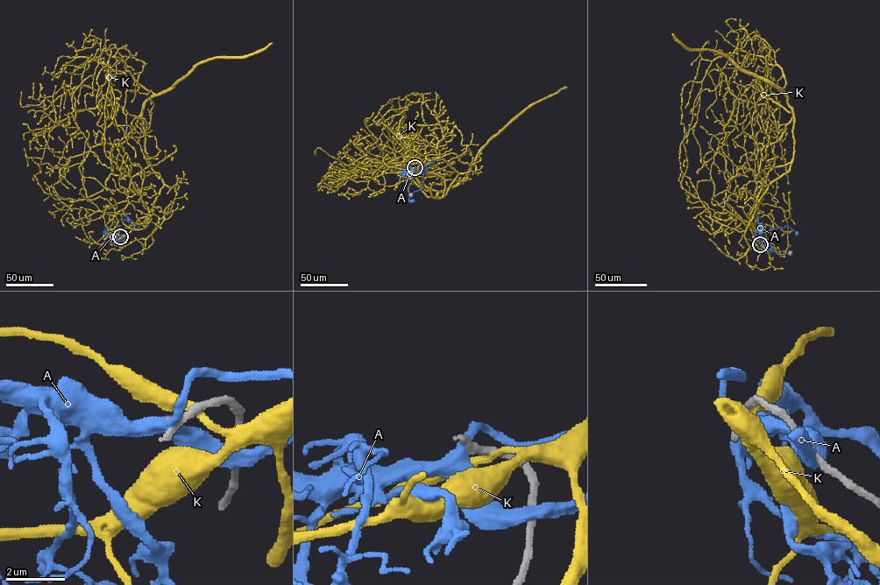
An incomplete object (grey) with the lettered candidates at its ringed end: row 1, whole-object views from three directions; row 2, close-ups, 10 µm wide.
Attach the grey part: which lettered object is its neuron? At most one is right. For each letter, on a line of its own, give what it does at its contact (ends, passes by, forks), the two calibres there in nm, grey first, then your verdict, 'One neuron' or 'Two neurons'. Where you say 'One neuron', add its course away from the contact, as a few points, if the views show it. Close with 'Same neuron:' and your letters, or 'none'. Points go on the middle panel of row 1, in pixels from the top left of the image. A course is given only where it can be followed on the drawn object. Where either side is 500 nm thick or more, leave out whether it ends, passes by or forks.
A: It passes by. Thickness 340 nm (grey) against 400 nm. Two neurons
K: It passes by. Thickness 260 nm (grey) against 280 nm. Two neurons
Same neuron: none

